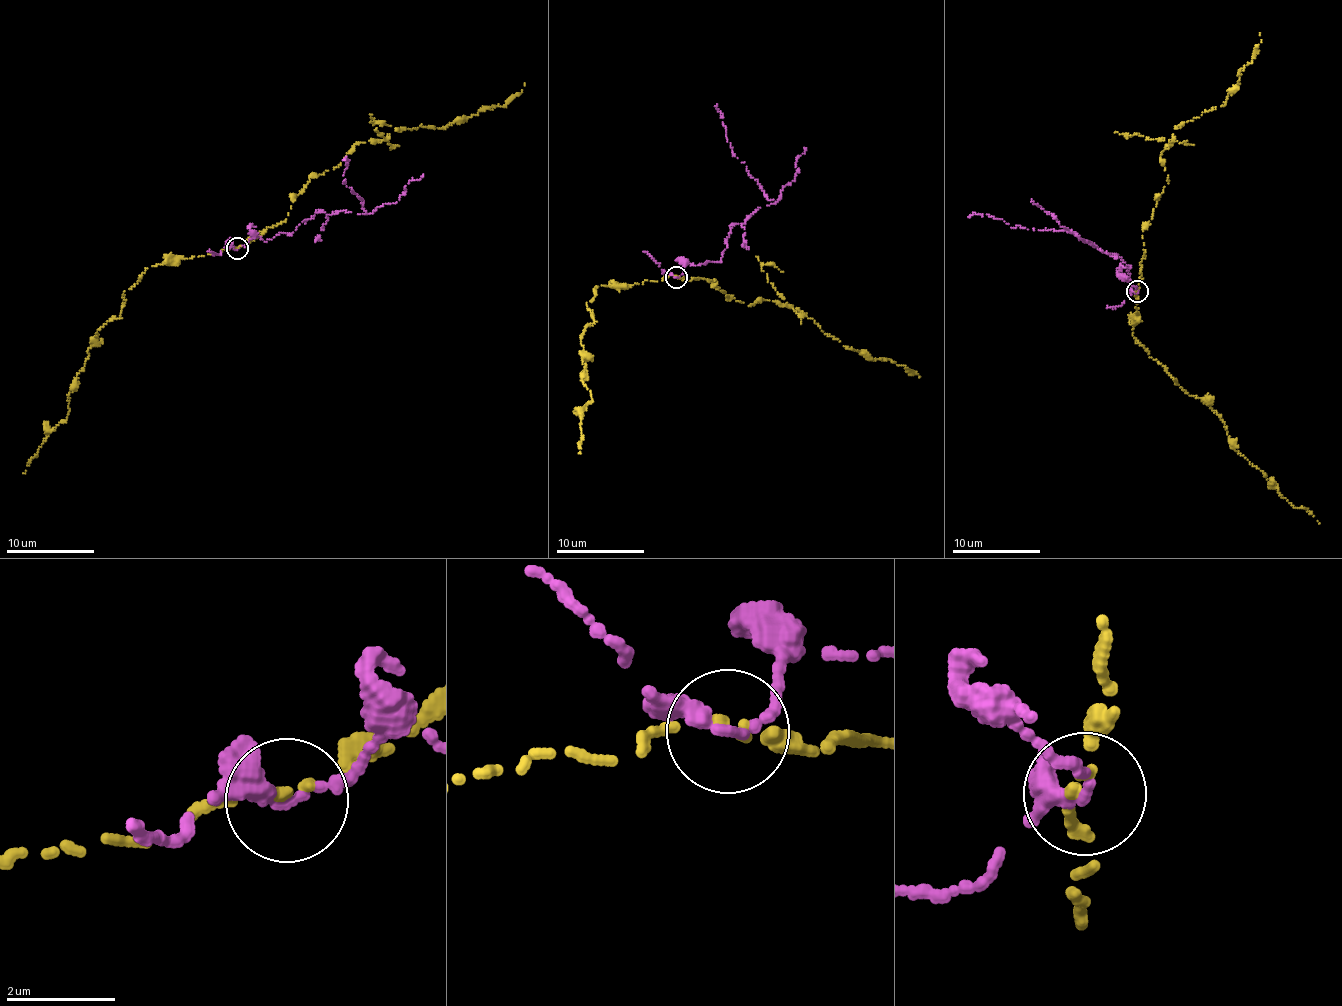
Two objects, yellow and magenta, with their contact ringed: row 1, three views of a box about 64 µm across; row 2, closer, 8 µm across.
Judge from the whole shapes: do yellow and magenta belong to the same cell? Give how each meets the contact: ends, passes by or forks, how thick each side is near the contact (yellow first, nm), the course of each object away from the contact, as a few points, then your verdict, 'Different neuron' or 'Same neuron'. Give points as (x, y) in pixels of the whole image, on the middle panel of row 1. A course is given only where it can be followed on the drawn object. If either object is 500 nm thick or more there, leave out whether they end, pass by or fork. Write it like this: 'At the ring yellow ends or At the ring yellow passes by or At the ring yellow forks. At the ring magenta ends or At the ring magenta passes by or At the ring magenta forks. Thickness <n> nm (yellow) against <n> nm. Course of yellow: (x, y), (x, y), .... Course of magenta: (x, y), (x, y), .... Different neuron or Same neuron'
At the ring yellow ends. At the ring magenta passes by. Thickness 200 nm (yellow) against 240 nm. Course of yellow: (676, 275), (714, 279), (726, 296), (750, 306), (761, 299), (798, 308), (825, 333), (919, 377). Course of magenta: (676, 277), (688, 263), (719, 262), (732, 228), (775, 202), (732, 152), (717, 104). Different neuron

